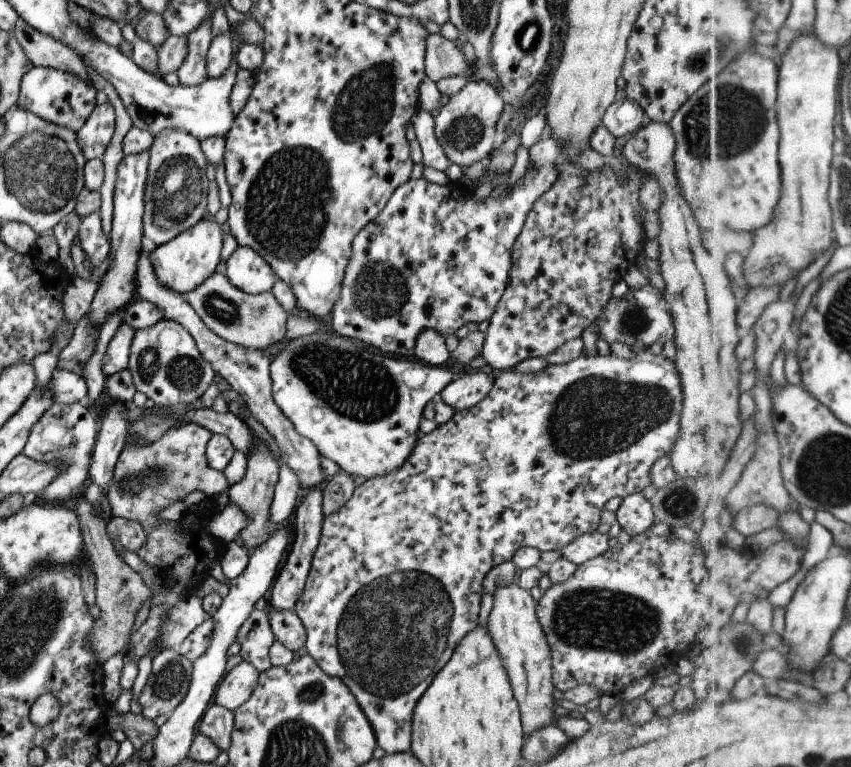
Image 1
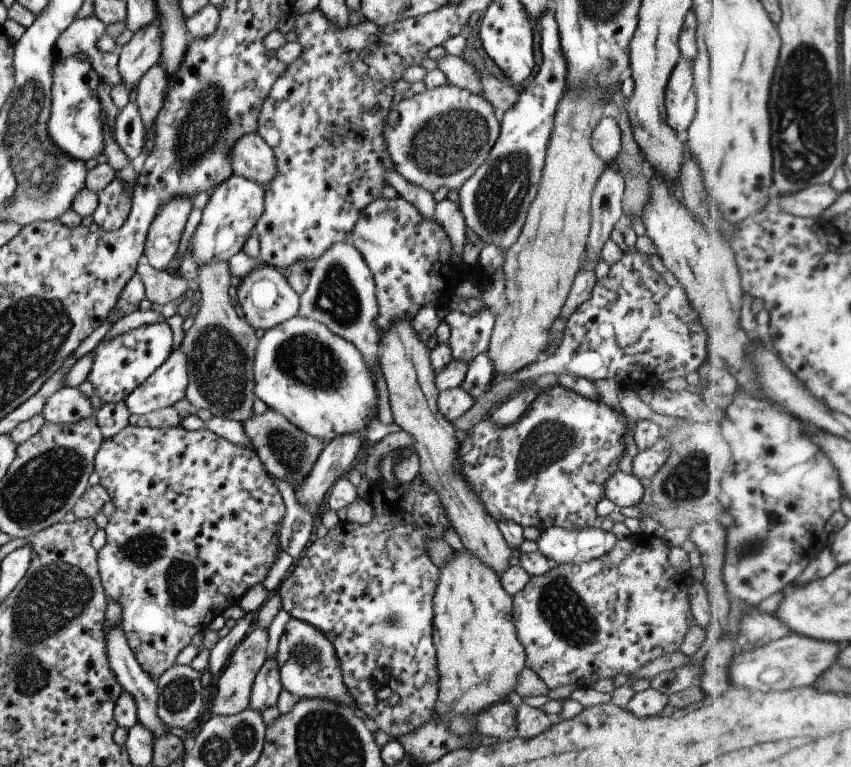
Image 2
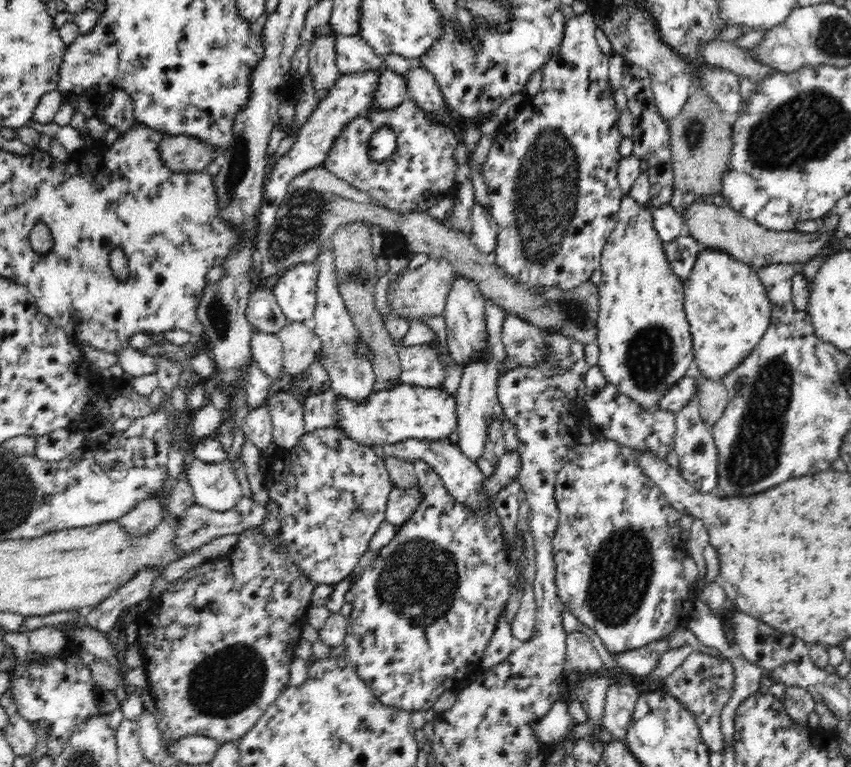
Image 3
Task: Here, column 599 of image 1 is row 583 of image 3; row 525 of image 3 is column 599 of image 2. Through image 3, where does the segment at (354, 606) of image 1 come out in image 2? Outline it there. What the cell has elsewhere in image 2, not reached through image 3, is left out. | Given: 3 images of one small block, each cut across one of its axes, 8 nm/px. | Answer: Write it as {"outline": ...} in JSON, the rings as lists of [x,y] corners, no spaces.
{"outline":[[[562,385],[552,386],[538,393],[516,424],[498,426],[489,418],[467,430],[467,437],[458,448],[460,474],[480,496],[486,512],[496,524],[514,522],[520,528],[537,528],[541,532],[550,527],[593,528],[598,518],[596,505],[605,496],[606,482],[618,472],[625,452],[627,426],[626,416],[602,400],[584,398]]]}

